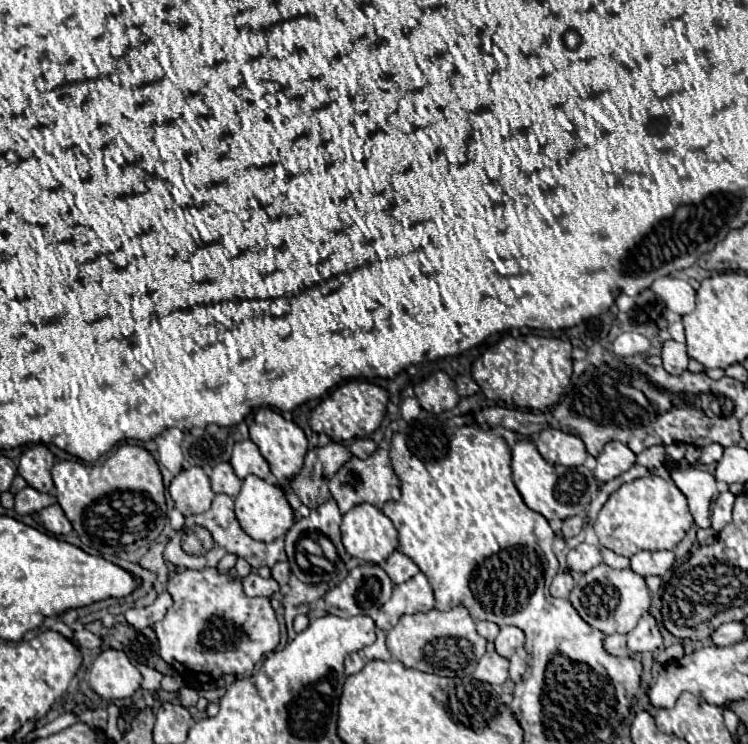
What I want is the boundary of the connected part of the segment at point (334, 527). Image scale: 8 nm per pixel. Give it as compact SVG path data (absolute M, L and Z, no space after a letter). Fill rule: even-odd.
M330 499L328 503L322 503L318 509L311 510L310 515L307 518L303 518L296 522L293 528L287 532L286 537L288 537L288 533L292 533L292 537L298 539L299 533L301 532L319 531L324 533L324 535L326 535L326 537L336 545L338 551L344 551L344 547L342 547L342 543L340 543L340 523L342 523L342 513L338 511L336 501Z

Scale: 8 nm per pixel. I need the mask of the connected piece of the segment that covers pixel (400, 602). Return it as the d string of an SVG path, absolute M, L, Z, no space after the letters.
M416 573L402 585L394 585L392 597L376 617L376 627L382 631L390 631L398 623L398 619L406 613L426 613L434 609L432 587L424 573Z

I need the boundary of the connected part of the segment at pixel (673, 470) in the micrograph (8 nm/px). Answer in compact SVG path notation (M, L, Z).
M698 451L692 453L692 459L684 457L668 463L668 471L676 487L686 495L690 513L698 527L710 527L710 507L718 497L718 487L714 475L696 467Z

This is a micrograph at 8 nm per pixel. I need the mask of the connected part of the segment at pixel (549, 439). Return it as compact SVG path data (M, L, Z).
M544 429L538 433L538 437L534 439L540 455L546 461L552 463L560 463L566 467L576 467L582 465L588 457L586 447L582 443L580 437L564 433L560 429Z

